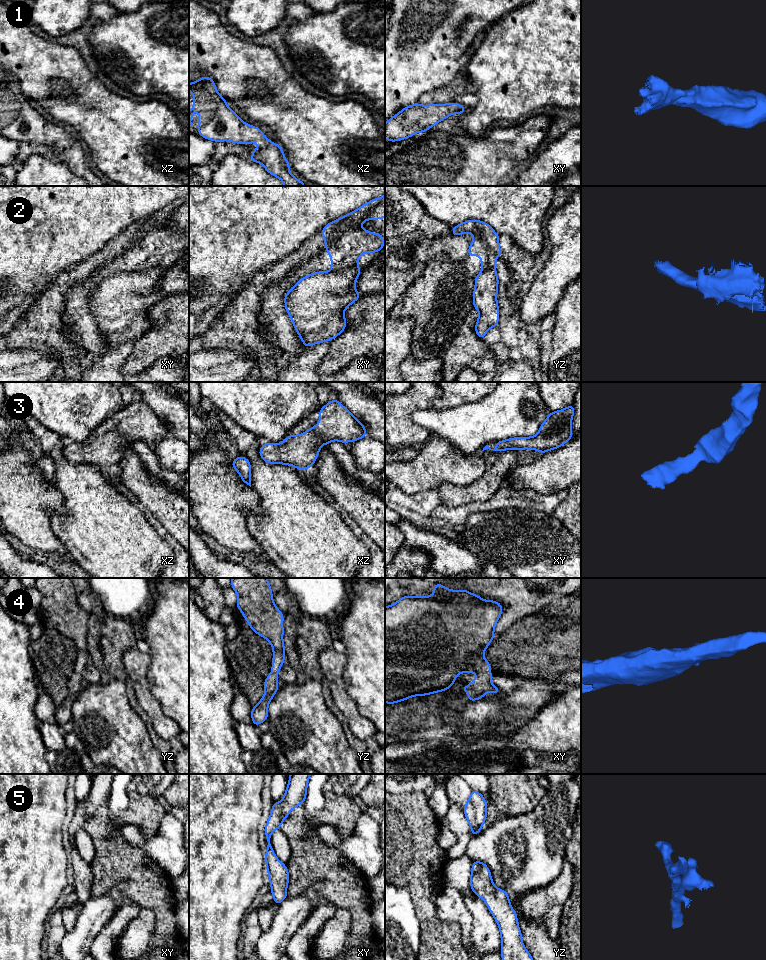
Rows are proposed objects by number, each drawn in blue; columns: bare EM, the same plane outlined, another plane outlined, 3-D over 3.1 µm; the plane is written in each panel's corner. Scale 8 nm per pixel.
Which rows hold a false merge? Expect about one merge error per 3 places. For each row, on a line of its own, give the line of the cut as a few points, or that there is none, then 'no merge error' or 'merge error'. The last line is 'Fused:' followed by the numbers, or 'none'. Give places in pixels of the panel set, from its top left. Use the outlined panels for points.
1: no cut | no merge error
2: xy (356, 265), (331, 271) | merge error
3: no cut | no merge error
4: no cut | no merge error
5: no cut | no merge error
Fused: 2

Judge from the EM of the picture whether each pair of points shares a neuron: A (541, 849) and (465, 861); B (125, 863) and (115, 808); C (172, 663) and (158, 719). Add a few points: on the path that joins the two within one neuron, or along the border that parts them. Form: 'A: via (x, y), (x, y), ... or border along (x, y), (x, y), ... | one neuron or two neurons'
A: border along (465, 854), (473, 860) | two neurons
B: border along (127, 794), (129, 805), (121, 813), (111, 818) | two neurons
C: border along (148, 687), (159, 703), (162, 712), (177, 724) | two neurons

